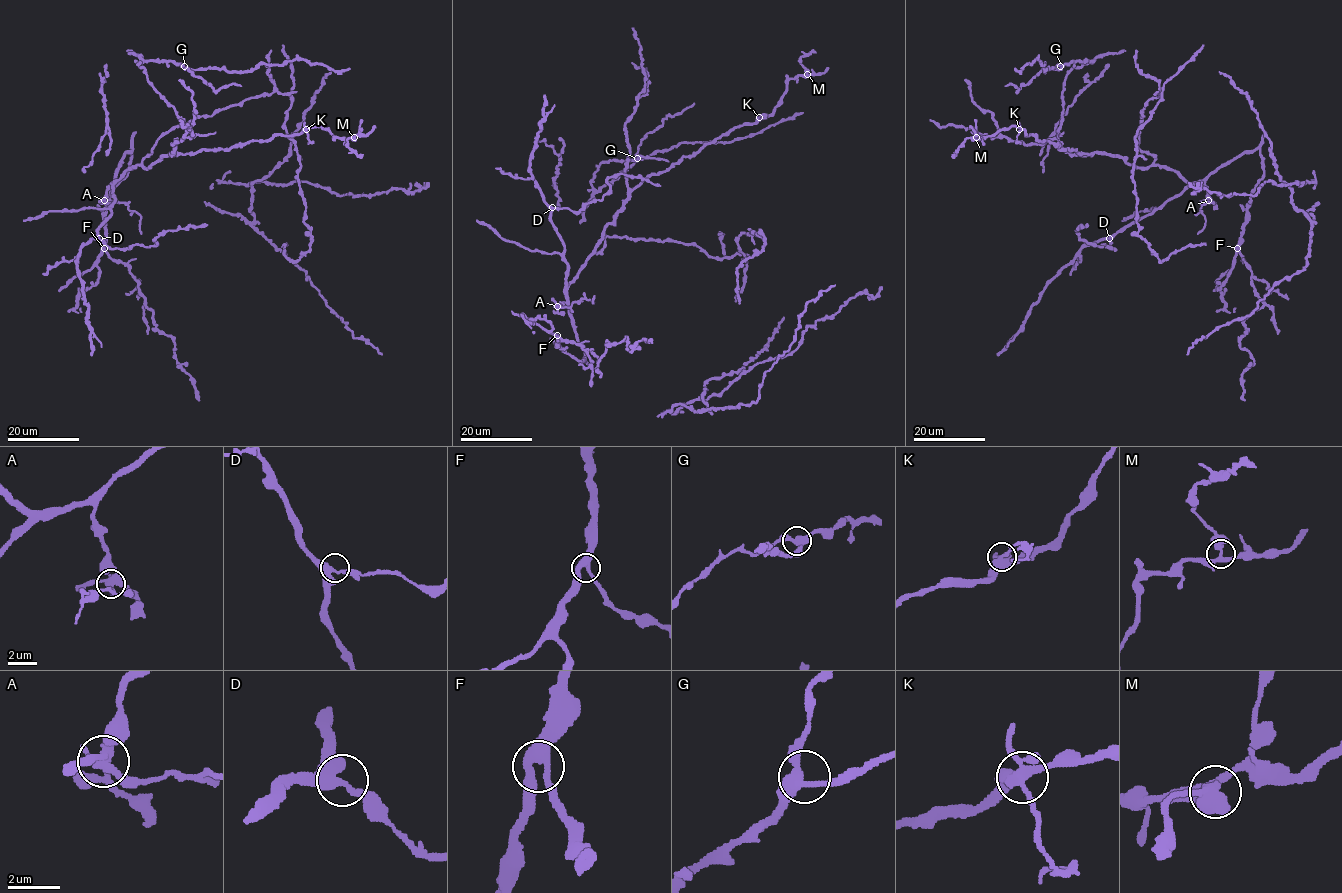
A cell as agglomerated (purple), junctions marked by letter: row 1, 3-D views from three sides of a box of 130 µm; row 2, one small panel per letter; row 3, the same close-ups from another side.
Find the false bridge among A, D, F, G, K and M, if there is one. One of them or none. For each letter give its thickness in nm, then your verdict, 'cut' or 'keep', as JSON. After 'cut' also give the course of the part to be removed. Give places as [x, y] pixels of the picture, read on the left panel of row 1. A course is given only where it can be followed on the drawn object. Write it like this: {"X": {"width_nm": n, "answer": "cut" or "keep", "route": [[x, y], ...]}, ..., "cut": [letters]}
{"A": {"width_nm": 360, "answer": "cut", "route": [[104, 200], [124, 203], [129, 210], [140, 216], [141, 234]]}, "D": {"width_nm": 360, "answer": "keep"}, "F": {"width_nm": 360, "answer": "keep"}, "G": {"width_nm": 360, "answer": "keep"}, "K": {"width_nm": 400, "answer": "keep"}, "M": {"width_nm": 320, "answer": "keep"}, "cut": ["A"]}

